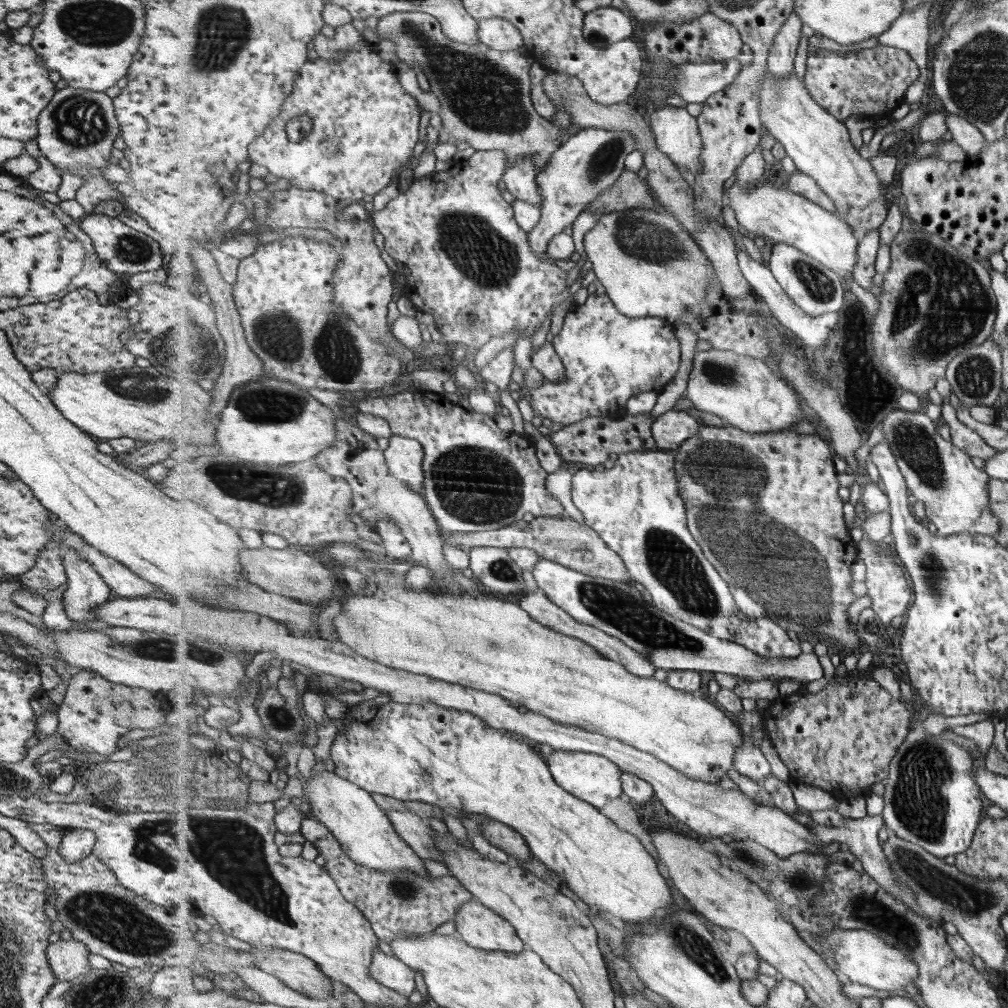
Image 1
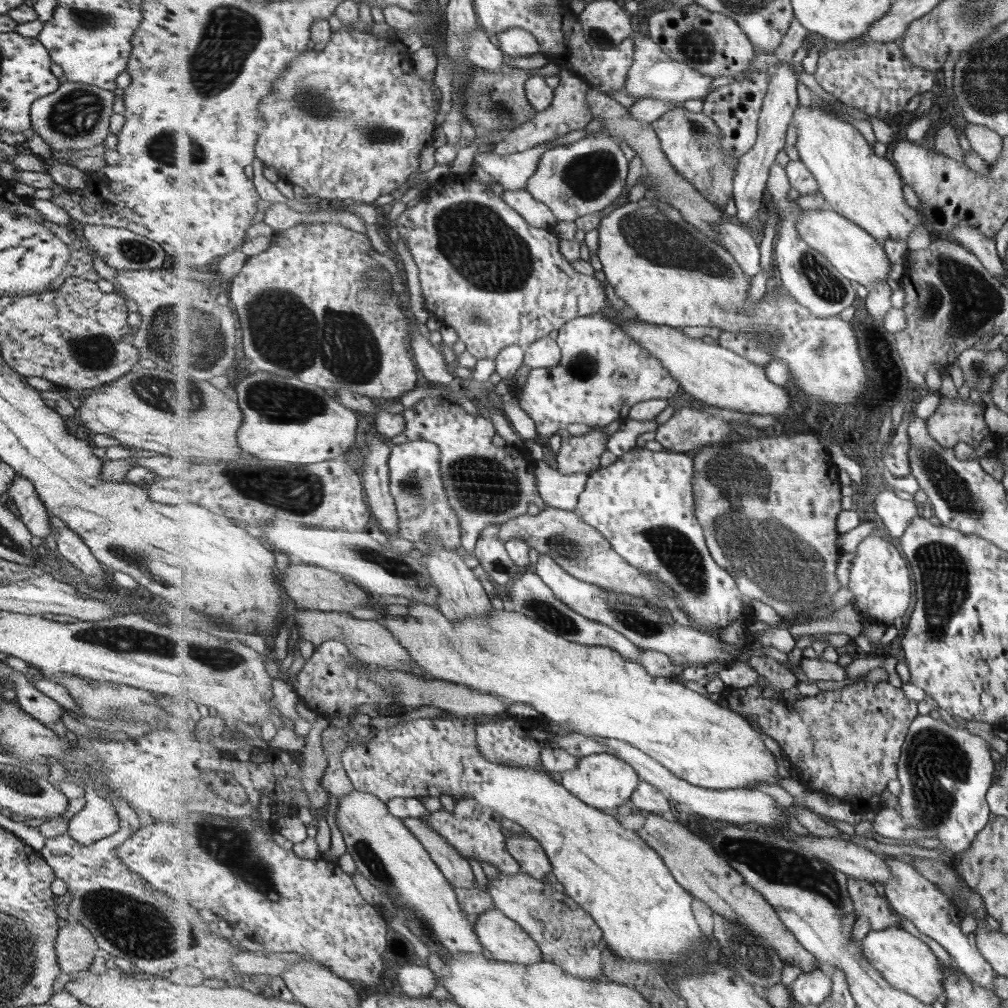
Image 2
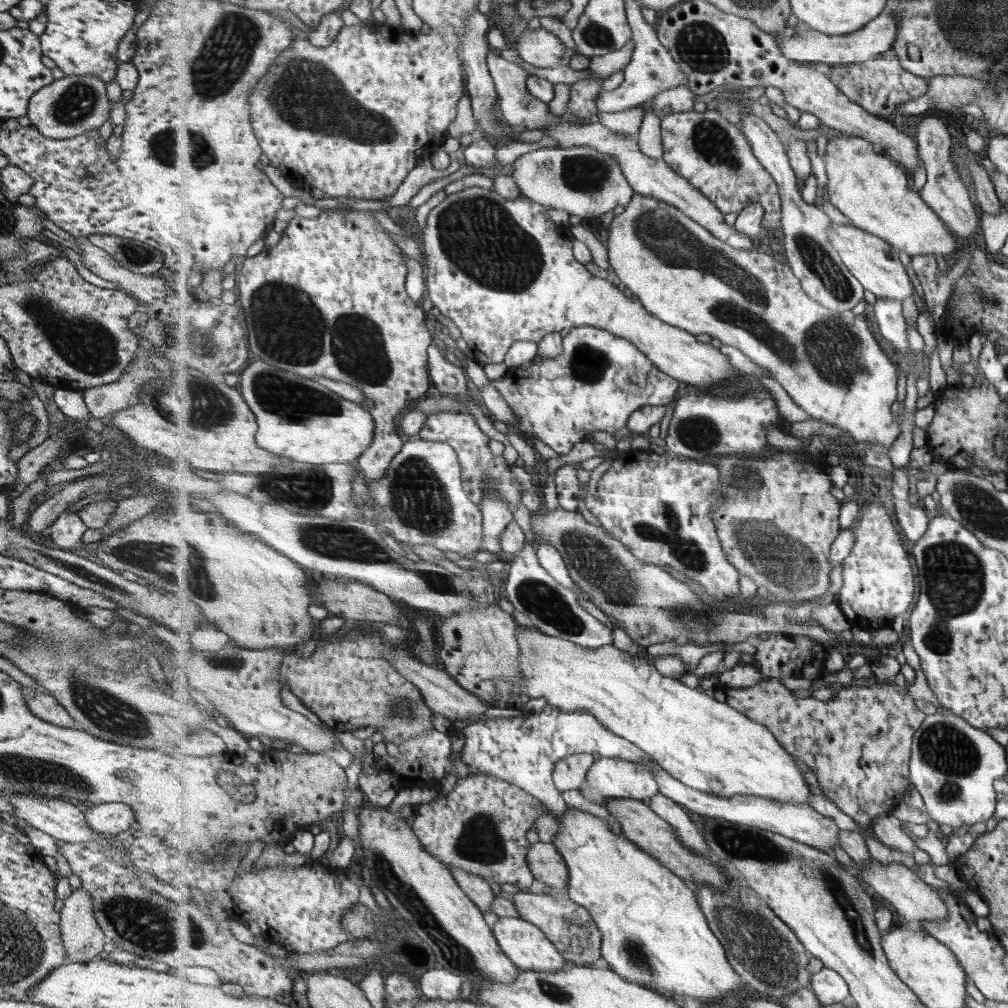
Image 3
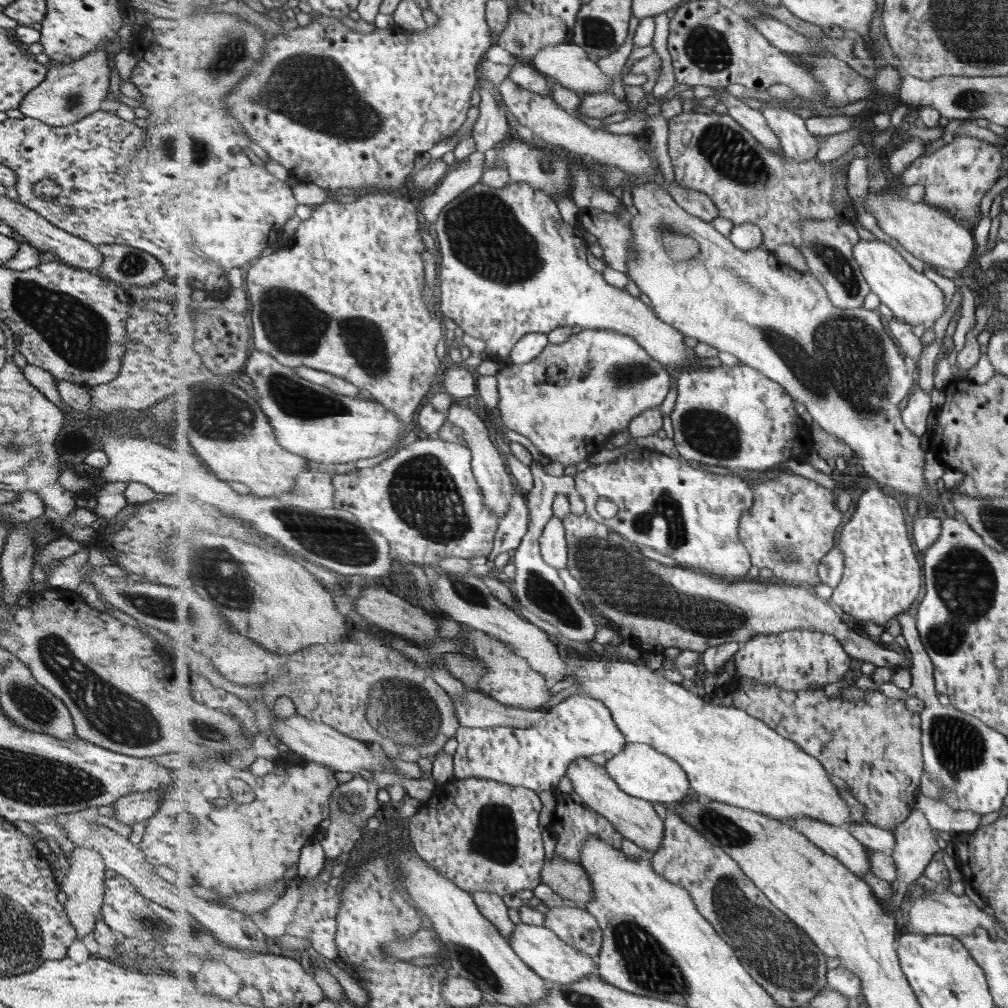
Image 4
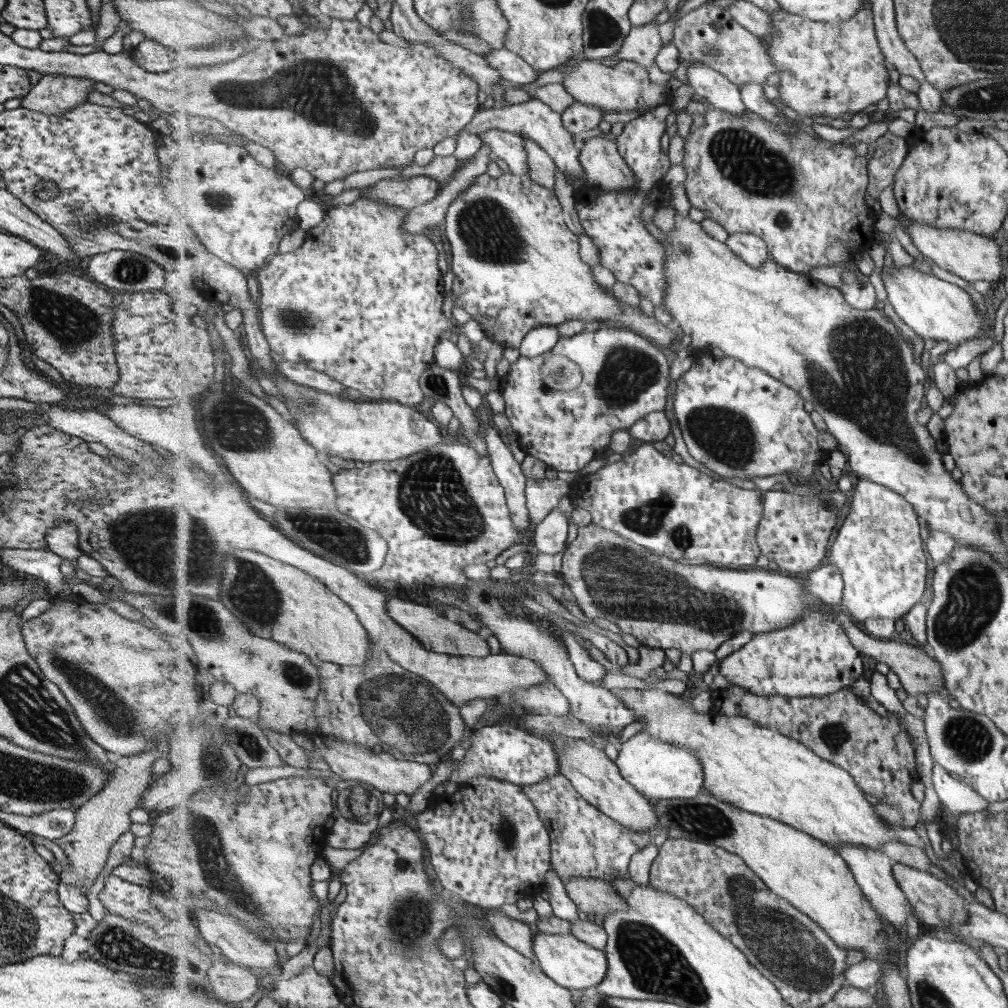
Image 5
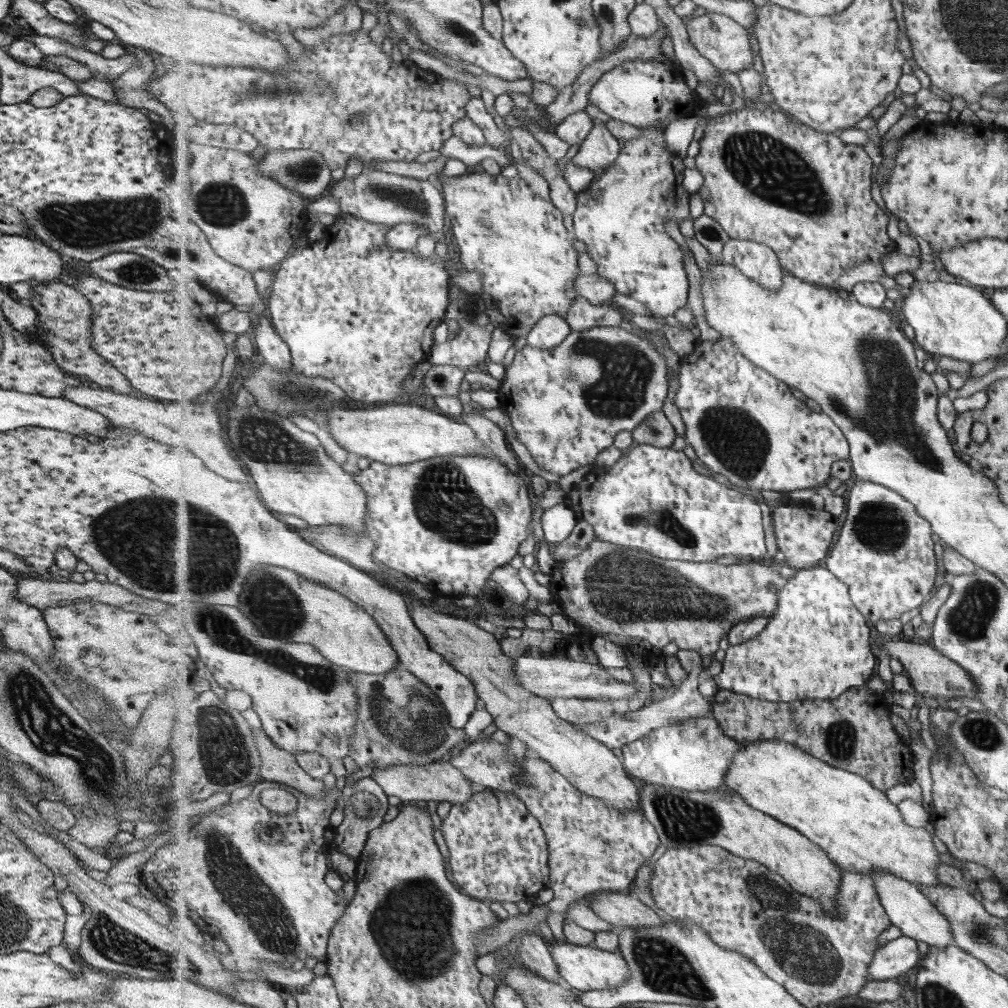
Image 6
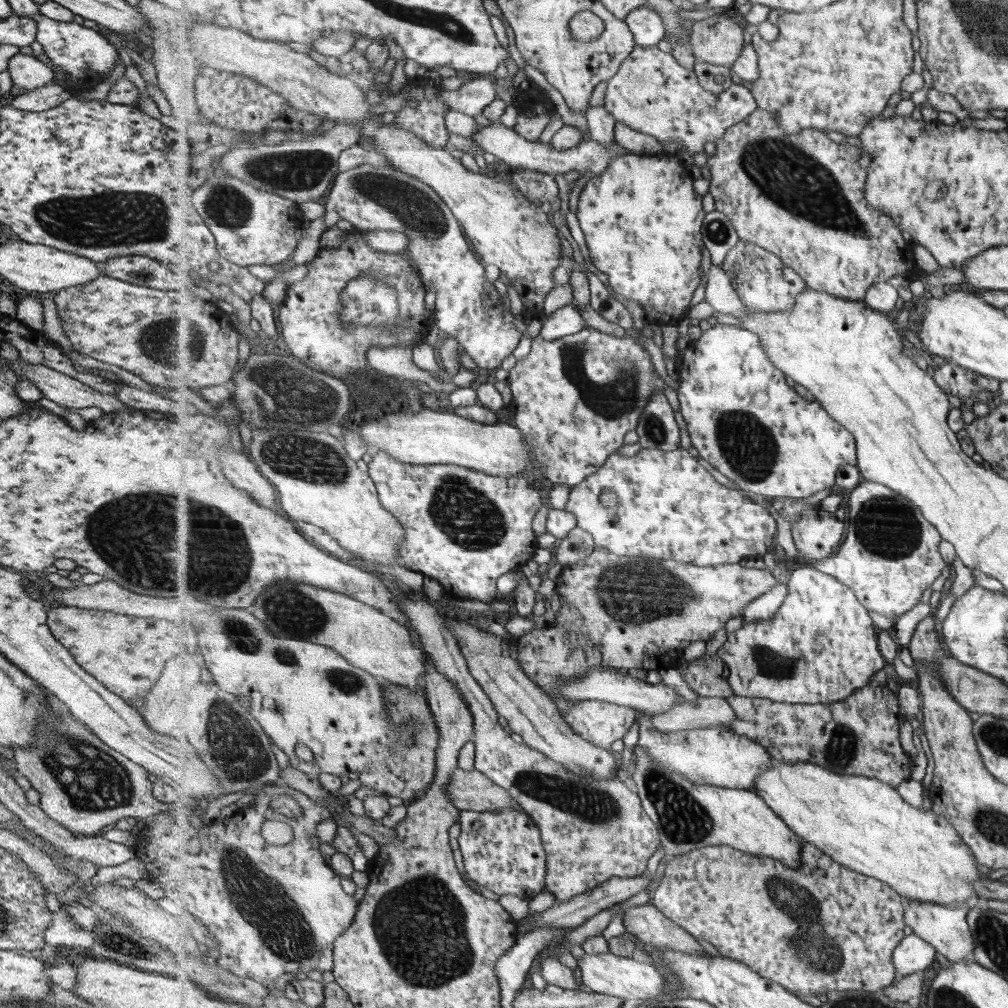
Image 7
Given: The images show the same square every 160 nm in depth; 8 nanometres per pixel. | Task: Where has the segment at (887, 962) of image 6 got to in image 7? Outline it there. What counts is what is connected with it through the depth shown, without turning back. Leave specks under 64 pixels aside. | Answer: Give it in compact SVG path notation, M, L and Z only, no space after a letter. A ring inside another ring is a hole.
M917 933L907 935L895 949L893 960L900 976L927 970L935 964L936 946L921 938Z

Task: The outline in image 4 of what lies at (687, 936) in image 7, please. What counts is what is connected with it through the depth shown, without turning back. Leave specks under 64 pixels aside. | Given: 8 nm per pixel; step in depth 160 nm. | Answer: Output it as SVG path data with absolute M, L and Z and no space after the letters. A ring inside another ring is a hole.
M556 853L551 859L546 859L542 870L542 882L568 904L585 907L594 902L593 881L586 868L556 856Z

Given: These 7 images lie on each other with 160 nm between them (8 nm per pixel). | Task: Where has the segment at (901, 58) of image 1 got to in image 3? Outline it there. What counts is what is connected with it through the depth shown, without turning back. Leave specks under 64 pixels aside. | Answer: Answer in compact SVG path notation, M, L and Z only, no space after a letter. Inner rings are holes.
M894 48L867 62L831 65L828 75L853 102L864 106L870 113L887 119L897 116L895 108L899 104L919 98L929 90L929 78L905 70Z

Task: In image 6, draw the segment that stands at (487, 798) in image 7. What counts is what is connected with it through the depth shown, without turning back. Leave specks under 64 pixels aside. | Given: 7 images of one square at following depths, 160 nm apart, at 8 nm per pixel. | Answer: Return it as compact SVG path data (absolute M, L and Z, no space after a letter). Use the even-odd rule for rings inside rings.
M449 761L424 766L392 765L385 769L372 770L370 777L383 788L387 796L397 797L402 800L402 803L423 800L428 805L443 801L451 805L464 805L475 797L473 782L465 778L465 774L461 770L457 770Z

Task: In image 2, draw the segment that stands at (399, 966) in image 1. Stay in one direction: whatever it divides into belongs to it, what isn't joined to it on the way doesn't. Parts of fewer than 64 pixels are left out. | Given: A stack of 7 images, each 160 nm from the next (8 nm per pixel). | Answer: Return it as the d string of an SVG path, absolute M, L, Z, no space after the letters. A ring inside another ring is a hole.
M403 965L396 970L397 982L410 997L427 997L443 984L442 976L437 976L427 966Z

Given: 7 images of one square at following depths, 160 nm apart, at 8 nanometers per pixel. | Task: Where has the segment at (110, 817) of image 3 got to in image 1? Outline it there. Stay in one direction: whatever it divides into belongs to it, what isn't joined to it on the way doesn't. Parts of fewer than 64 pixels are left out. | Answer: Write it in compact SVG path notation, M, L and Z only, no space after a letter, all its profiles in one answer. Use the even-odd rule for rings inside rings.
M68 828L62 833L58 842L58 853L66 863L74 863L84 859L92 852L96 842L94 832L81 828Z

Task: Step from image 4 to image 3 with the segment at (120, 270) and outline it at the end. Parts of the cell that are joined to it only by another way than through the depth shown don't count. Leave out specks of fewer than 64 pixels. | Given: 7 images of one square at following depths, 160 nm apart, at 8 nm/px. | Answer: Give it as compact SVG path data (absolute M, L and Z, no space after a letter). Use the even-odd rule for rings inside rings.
M91 234L86 239L110 254L119 265L131 273L154 275L164 273L162 254L155 247L121 236Z

